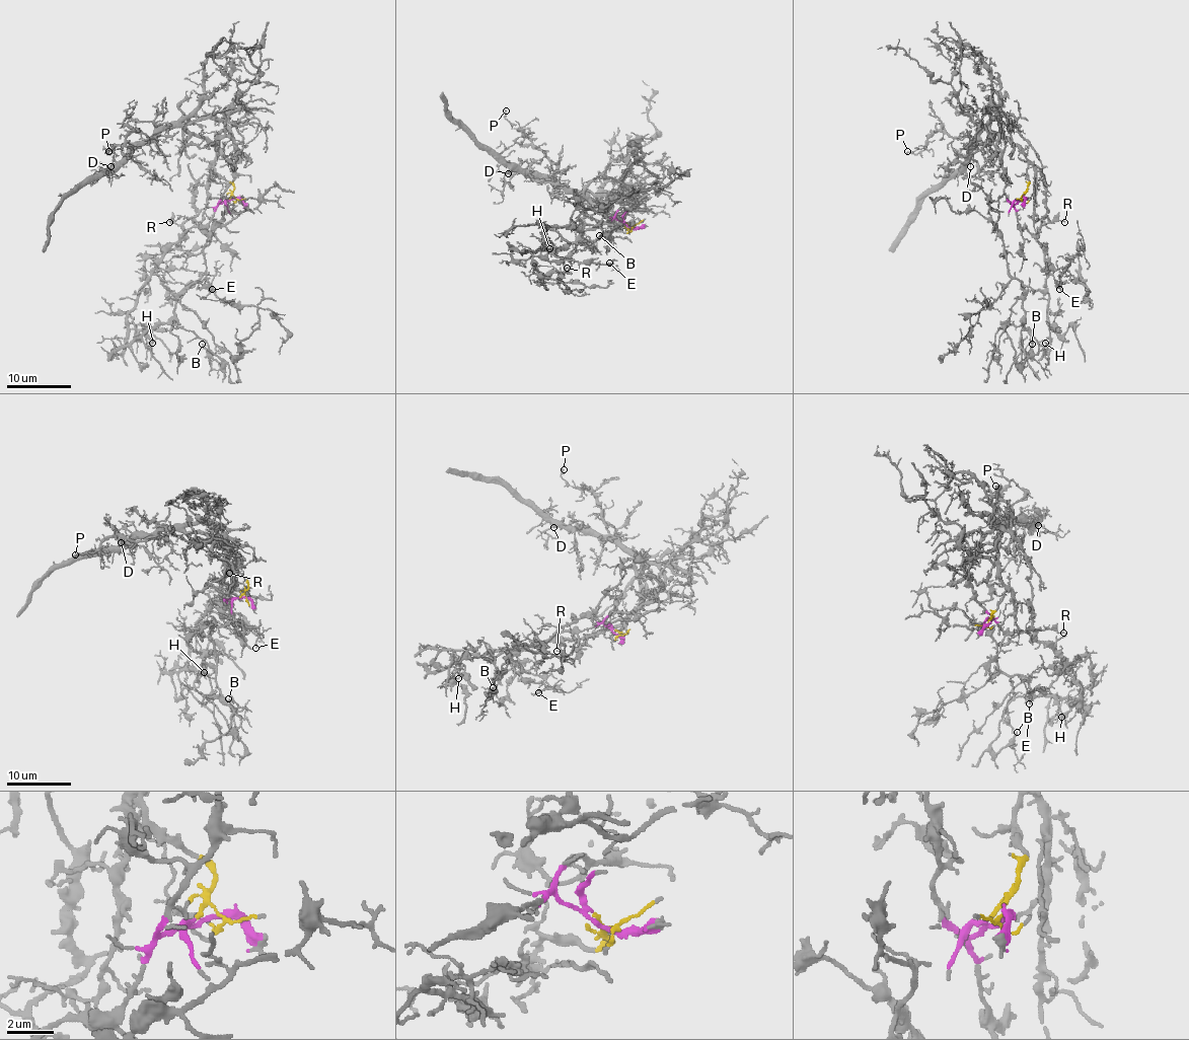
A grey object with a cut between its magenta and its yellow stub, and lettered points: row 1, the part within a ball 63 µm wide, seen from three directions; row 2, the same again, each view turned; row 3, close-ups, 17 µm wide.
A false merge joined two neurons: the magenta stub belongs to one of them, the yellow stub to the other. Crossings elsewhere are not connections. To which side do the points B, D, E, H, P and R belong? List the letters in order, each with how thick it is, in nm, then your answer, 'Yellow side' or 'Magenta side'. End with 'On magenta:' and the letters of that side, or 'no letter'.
B: Thickness 190 nm. Magenta side
D: Thickness 100 nm. Yellow side
E: Thickness 110 nm. Magenta side
H: Thickness 110 nm. Magenta side
P: Thickness 150 nm. Yellow side
R: Thickness 100 nm. Magenta side
On magenta: B, E, H, R

